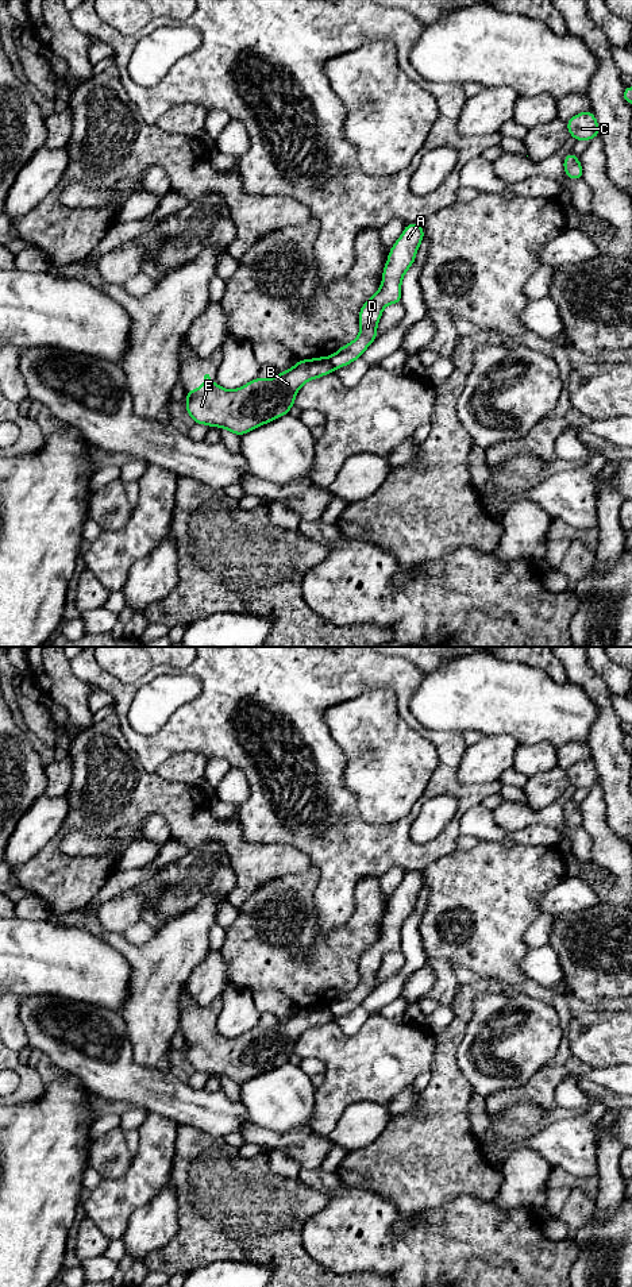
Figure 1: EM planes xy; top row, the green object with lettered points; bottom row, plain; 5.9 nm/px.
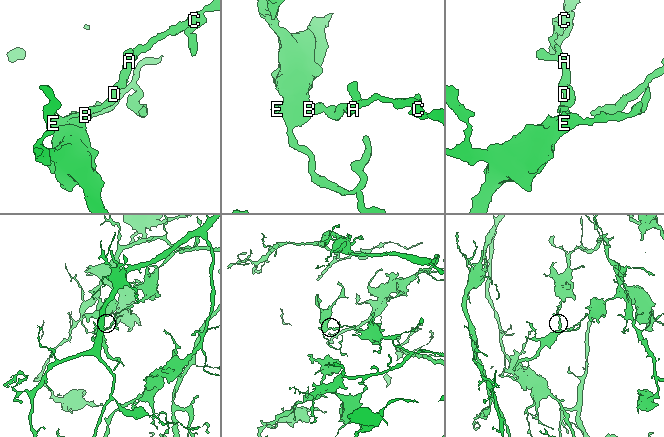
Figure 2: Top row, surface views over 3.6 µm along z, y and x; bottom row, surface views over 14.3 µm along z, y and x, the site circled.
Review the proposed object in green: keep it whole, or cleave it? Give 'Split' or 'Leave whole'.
Split

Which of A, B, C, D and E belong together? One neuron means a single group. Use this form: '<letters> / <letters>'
A C D / B E

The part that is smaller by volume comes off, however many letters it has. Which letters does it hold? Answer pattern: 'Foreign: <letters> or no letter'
Foreign: B, E

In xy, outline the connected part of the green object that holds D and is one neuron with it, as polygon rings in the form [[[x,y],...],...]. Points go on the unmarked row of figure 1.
[[[423,871],[405,874],[404,881],[389,899],[381,936],[361,955],[359,983],[330,1005],[335,1017],[344,1016],[359,1007],[365,998],[377,987],[377,972],[382,964],[382,957],[389,952],[401,952],[401,929],[413,913],[423,887]]]

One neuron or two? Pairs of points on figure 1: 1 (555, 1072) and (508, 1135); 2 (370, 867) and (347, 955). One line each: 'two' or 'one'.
1: one
2: two

